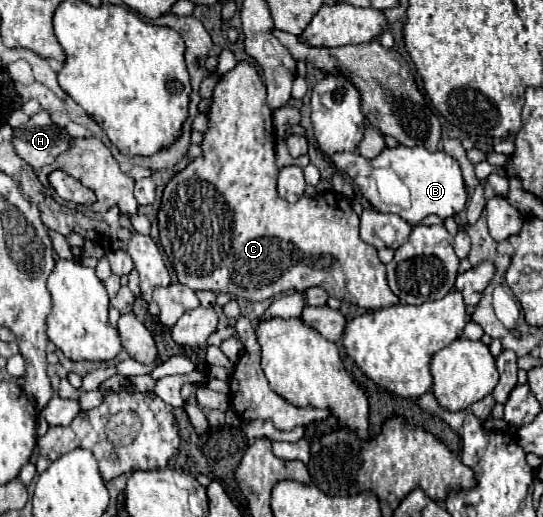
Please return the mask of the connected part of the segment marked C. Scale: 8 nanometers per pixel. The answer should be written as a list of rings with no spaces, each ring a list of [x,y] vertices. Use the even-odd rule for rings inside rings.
[[[239,63],[235,69],[231,69],[229,73],[225,73],[221,77],[221,81],[215,85],[213,89],[213,103],[209,107],[207,113],[207,131],[203,133],[203,141],[201,141],[201,155],[195,157],[183,171],[179,171],[177,175],[173,175],[173,179],[167,183],[163,197],[161,197],[161,207],[159,207],[159,235],[161,235],[161,245],[177,273],[179,283],[191,287],[193,291],[199,289],[209,289],[209,291],[225,291],[235,295],[237,299],[249,299],[249,301],[265,301],[271,299],[279,293],[285,291],[307,291],[309,287],[323,287],[331,297],[337,297],[345,303],[357,305],[365,311],[377,311],[383,307],[391,307],[395,303],[399,303],[399,299],[391,293],[387,279],[385,279],[385,265],[379,261],[377,257],[377,249],[371,245],[365,245],[359,239],[359,215],[353,211],[351,203],[335,191],[325,191],[323,195],[315,195],[315,197],[307,197],[303,195],[297,203],[289,203],[285,199],[279,197],[277,189],[275,189],[275,133],[273,133],[273,111],[267,105],[267,95],[265,95],[265,85],[261,83],[255,67],[251,63]]]

